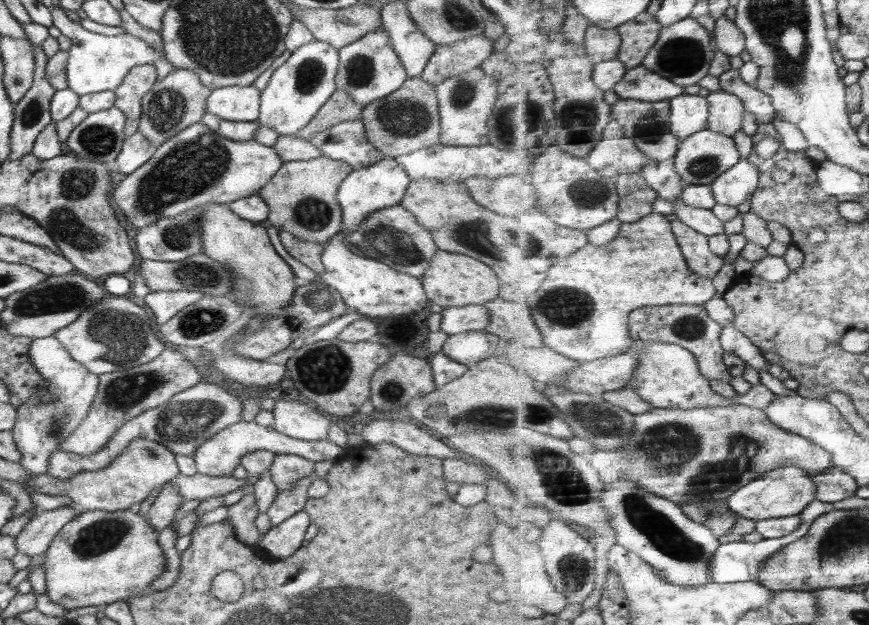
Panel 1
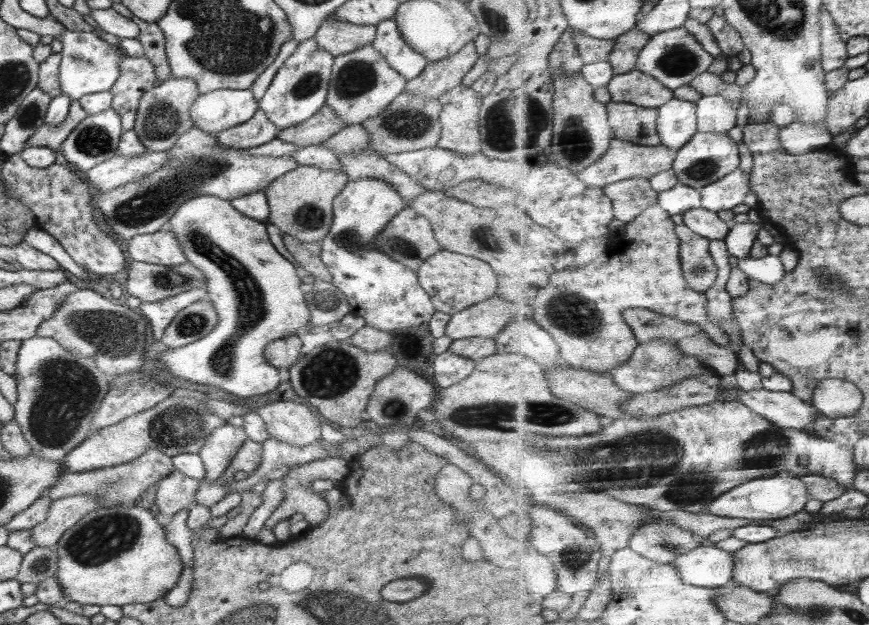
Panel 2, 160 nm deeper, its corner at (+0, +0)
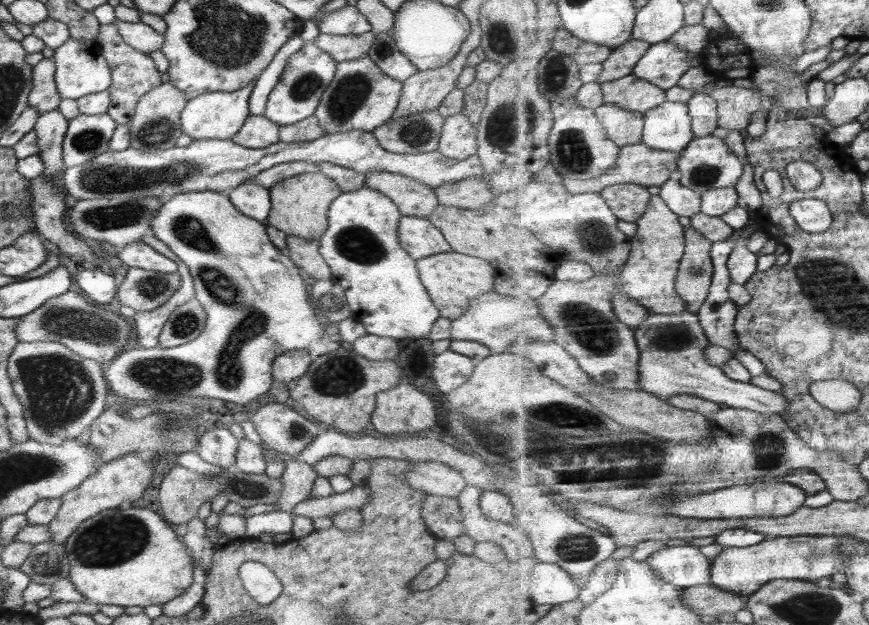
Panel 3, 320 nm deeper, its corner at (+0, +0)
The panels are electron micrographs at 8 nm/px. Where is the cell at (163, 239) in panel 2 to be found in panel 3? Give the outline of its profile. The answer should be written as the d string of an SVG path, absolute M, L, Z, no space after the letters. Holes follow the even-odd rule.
M132 242L126 246L119 247L117 256L129 267L153 270L162 274L177 271L177 264L173 260L166 258L143 242Z

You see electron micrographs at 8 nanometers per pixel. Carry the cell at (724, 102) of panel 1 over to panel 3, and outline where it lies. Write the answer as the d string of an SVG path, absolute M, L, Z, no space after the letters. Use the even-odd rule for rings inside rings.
M706 92L697 93L690 100L689 107L690 114L693 115L693 131L697 138L711 136L722 125L720 107L712 95Z

